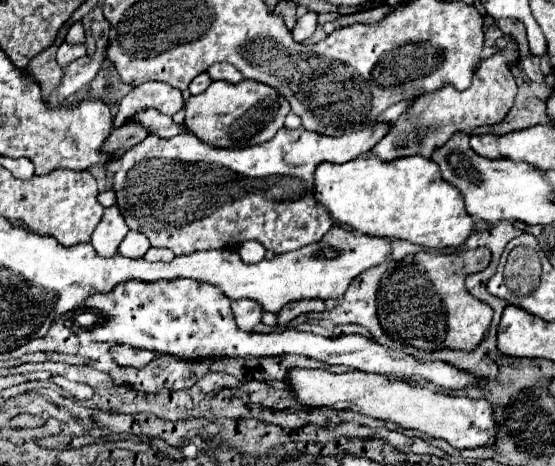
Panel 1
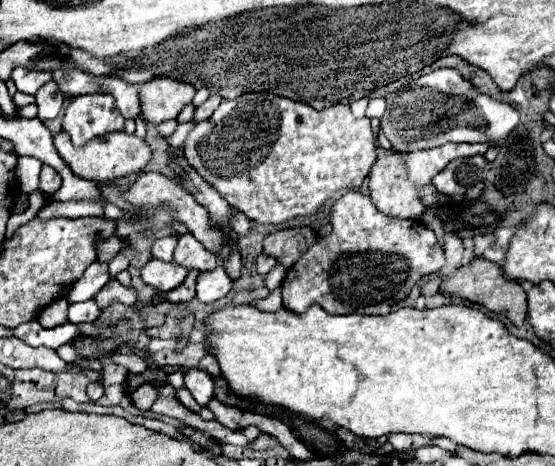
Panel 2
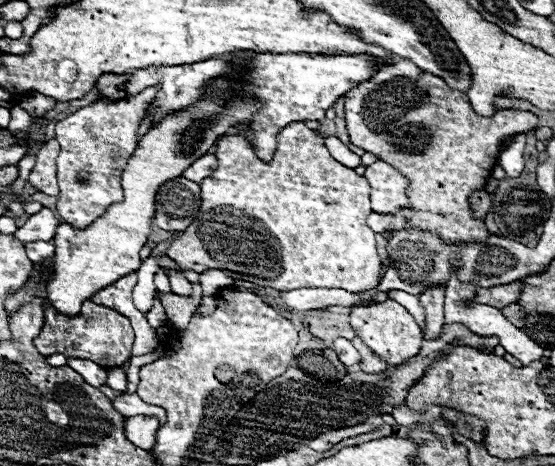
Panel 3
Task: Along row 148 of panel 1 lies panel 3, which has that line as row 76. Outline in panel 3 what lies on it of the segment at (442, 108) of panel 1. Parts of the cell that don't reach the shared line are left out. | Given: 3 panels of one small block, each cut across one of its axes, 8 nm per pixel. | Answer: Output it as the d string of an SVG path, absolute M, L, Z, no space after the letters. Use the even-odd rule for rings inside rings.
M398 60L392 66L380 68L374 78L360 82L344 94L344 110L346 110L346 130L350 142L366 152L376 154L380 160L392 164L400 174L410 178L408 198L412 204L414 218L410 222L400 222L398 216L382 216L372 212L368 216L368 226L376 234L394 232L394 230L434 230L442 242L448 244L466 244L466 242L484 242L488 238L486 226L482 220L472 218L472 210L468 204L468 196L472 190L484 188L486 180L492 174L492 166L498 160L500 144L512 134L526 134L536 128L538 118L532 112L522 110L496 110L492 118L482 118L474 114L466 92L452 90L442 78L436 78L428 72L422 72L408 60Z

